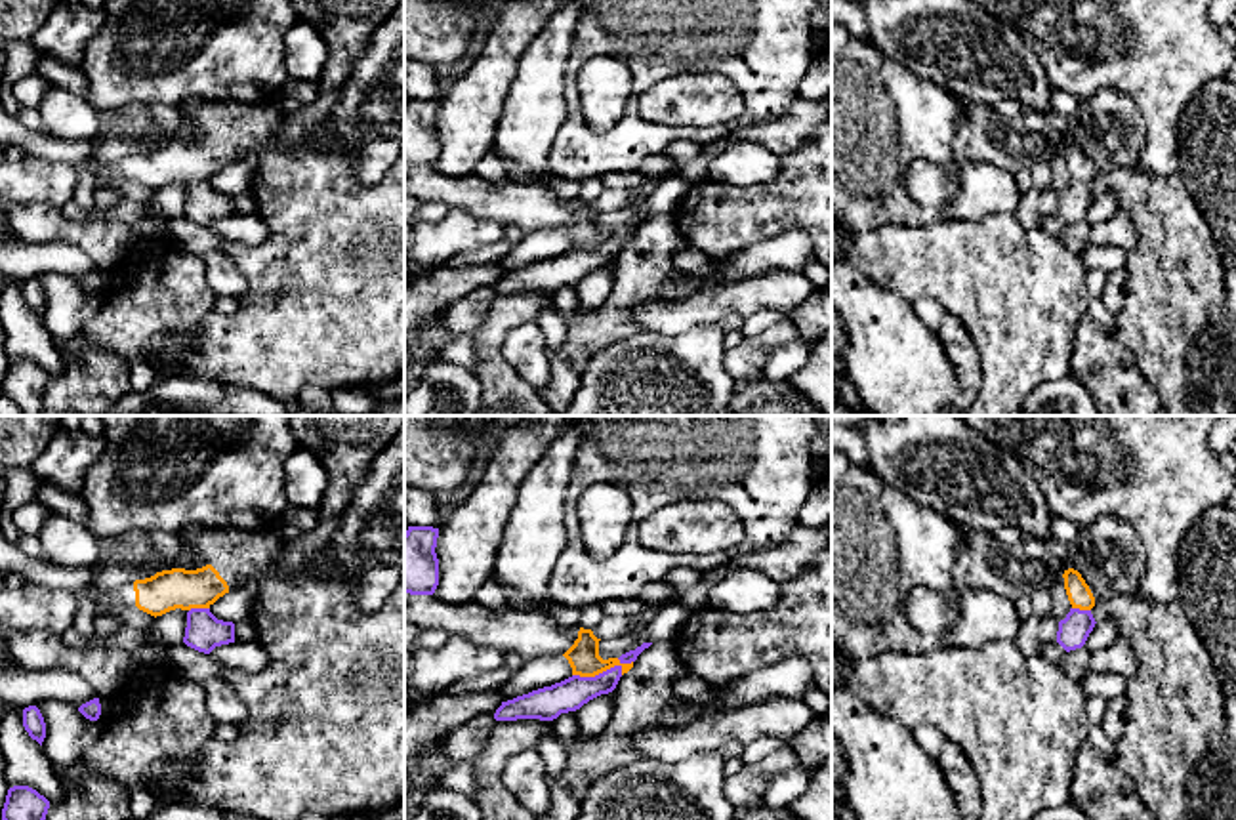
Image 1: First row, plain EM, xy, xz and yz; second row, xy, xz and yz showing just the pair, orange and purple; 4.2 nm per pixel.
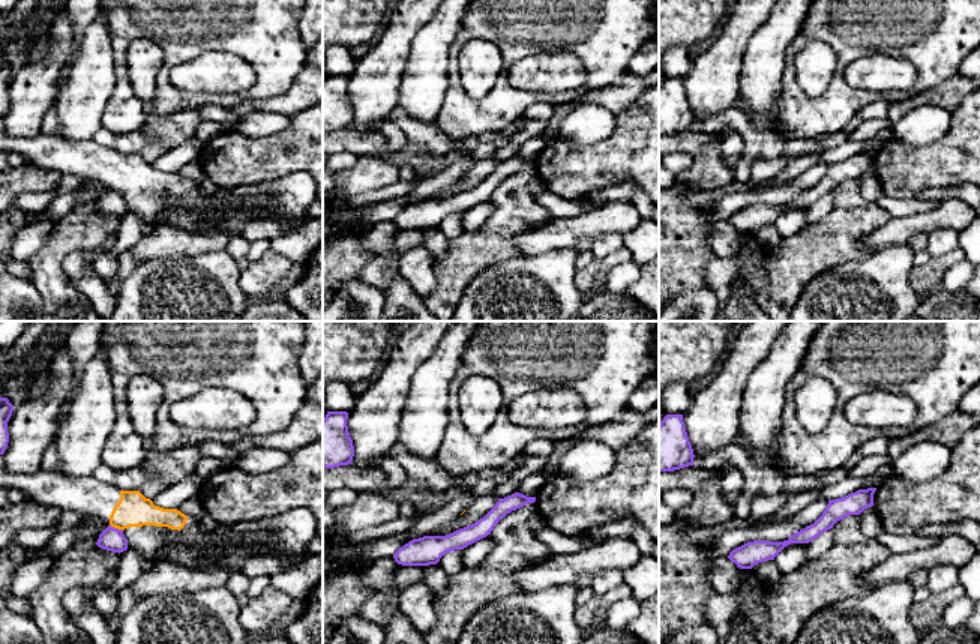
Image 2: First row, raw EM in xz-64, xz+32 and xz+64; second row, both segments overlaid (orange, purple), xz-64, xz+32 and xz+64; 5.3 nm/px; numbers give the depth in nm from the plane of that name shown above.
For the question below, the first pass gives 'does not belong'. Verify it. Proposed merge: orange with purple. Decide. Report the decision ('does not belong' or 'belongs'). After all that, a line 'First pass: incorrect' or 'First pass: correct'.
does not belong
First pass: correct

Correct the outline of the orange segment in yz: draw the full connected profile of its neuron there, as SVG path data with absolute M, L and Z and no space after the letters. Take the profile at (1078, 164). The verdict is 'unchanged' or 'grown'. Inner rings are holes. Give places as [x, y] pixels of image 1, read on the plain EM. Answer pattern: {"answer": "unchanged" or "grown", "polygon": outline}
{"answer": "grown", "polygon": "M1102 90L1078 103L1061 139L1072 181L1091 183L1097 175L1137 168L1144 147L1144 124L1127 93Z"}

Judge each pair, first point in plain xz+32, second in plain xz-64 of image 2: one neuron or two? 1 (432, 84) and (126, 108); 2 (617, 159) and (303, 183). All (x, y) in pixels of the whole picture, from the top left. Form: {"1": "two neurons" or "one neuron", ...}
{"1": "two neurons", "2": "two neurons"}

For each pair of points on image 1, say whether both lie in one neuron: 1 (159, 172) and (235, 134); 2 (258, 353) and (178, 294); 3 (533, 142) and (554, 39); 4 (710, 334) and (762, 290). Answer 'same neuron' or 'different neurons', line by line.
1: same neuron
2: different neurons
3: same neuron
4: different neurons

